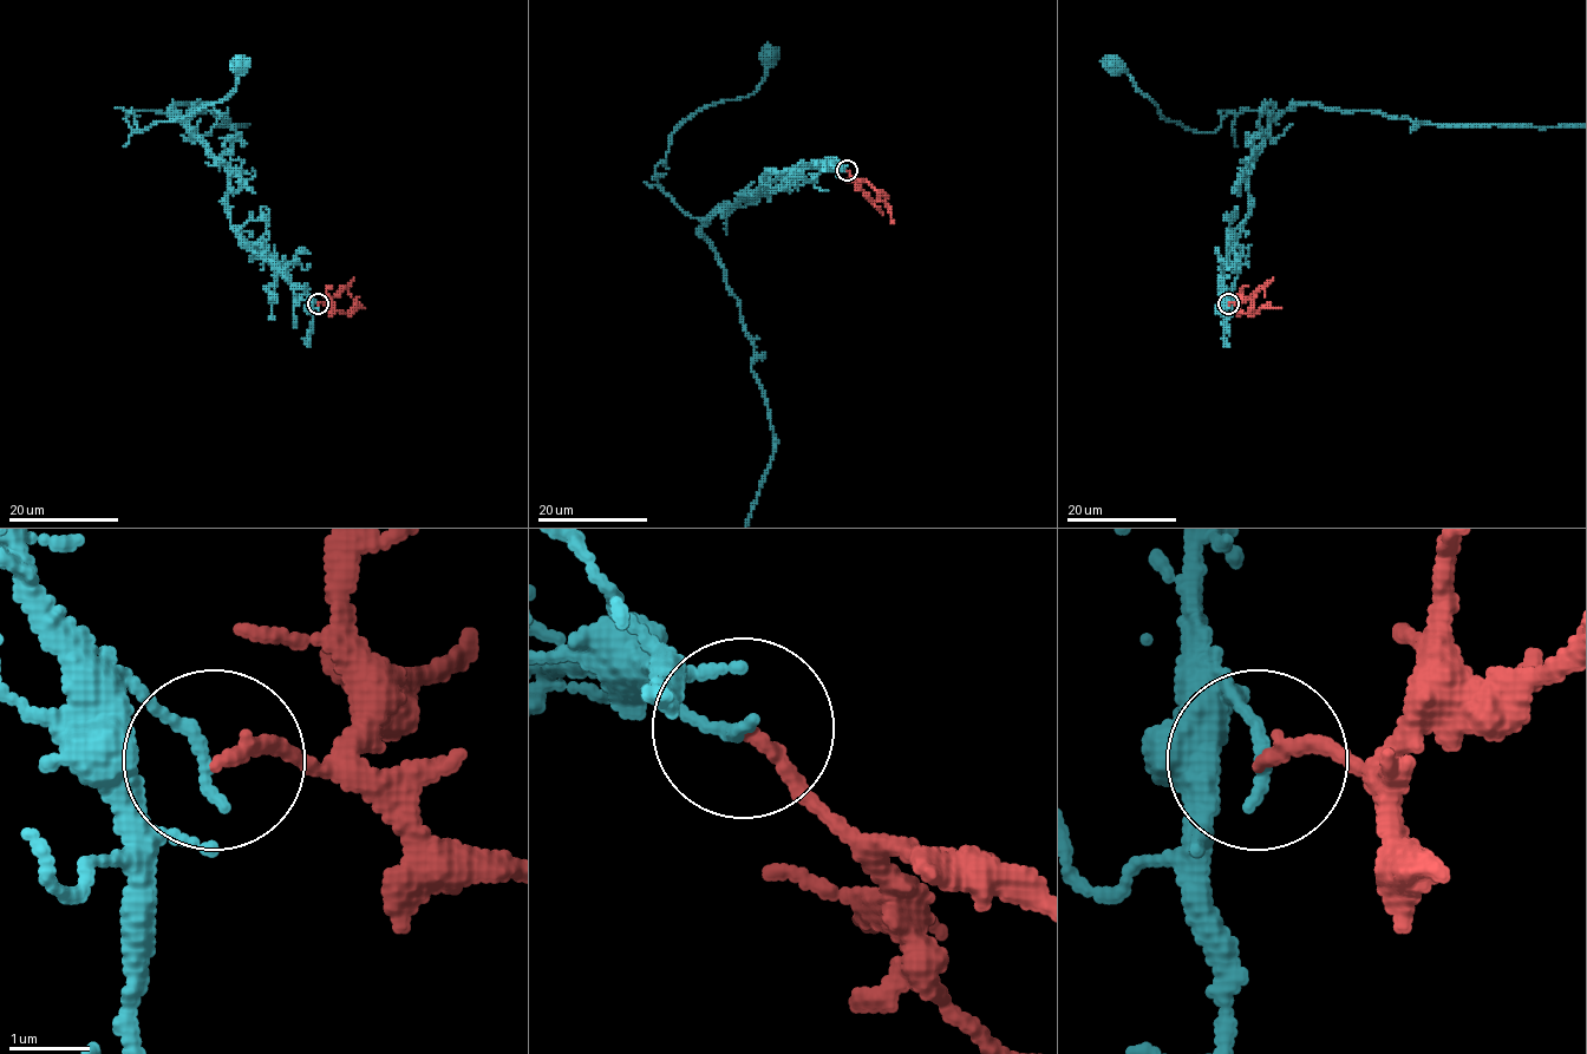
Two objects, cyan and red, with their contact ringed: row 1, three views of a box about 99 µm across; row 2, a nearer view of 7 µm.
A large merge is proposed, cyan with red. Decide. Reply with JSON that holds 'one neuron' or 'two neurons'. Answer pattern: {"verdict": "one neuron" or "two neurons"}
{"verdict": "two neurons"}

